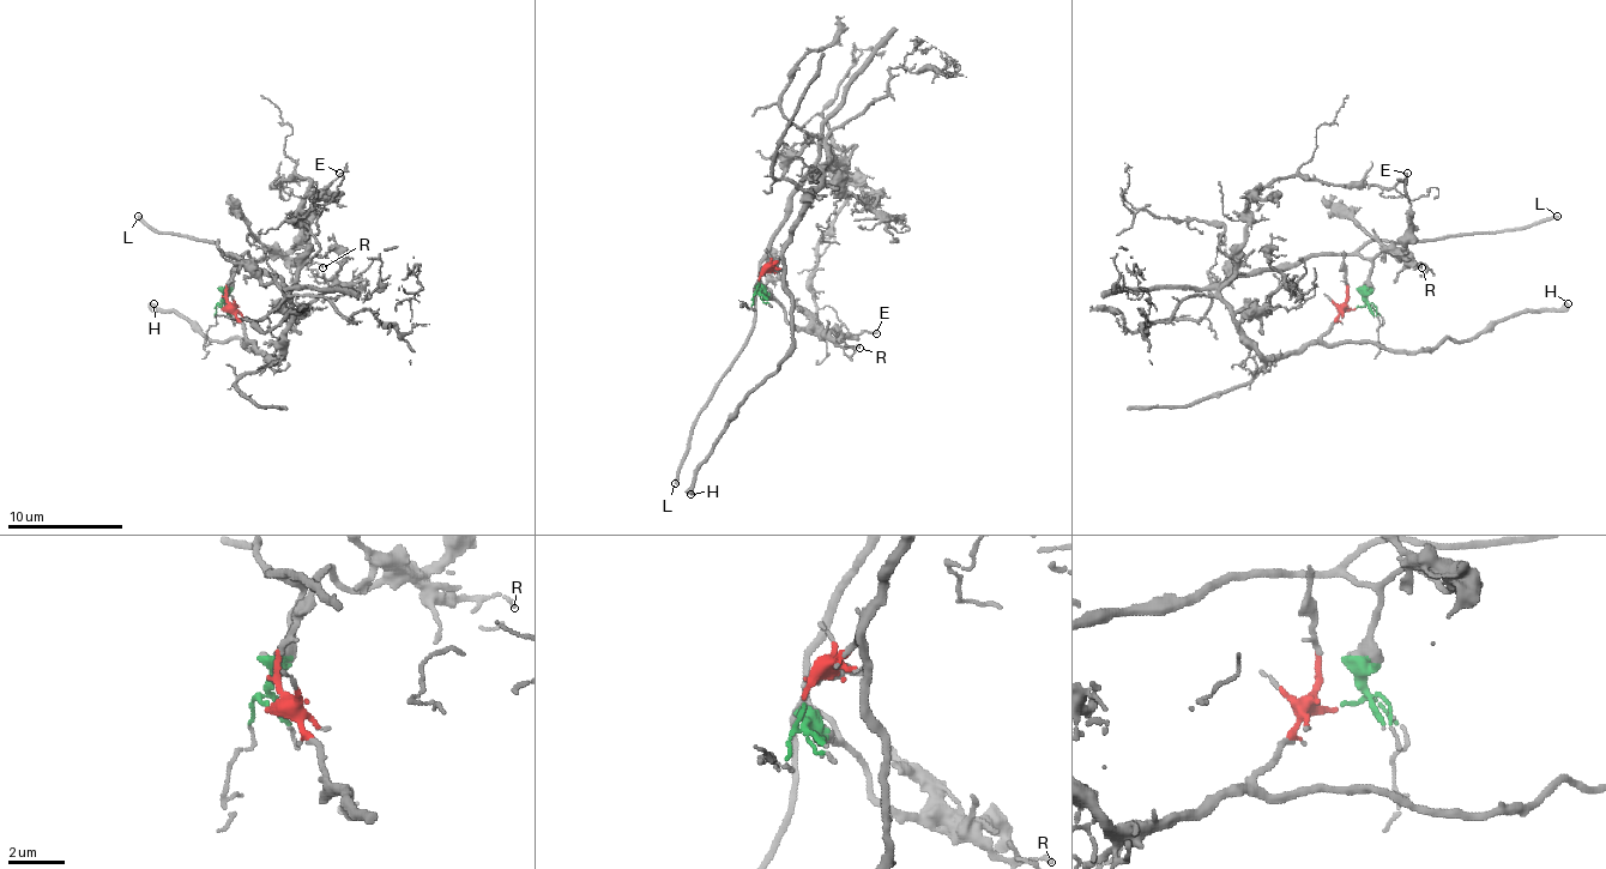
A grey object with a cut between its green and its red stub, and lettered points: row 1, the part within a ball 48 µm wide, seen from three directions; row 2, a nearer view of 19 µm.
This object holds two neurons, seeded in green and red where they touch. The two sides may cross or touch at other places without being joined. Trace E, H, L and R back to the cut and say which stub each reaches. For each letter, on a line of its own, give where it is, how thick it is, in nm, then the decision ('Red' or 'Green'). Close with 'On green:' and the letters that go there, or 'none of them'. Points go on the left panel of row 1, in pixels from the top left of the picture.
E: Place: (339, 173). Thickness 120 nm. Green
H: Place: (154, 303). Thickness 400 nm. Red
L: Place: (138, 216). Thickness 240 nm. Green
R: Place: (322, 267). Thickness 120 nm. Green
On green: E, L, R

